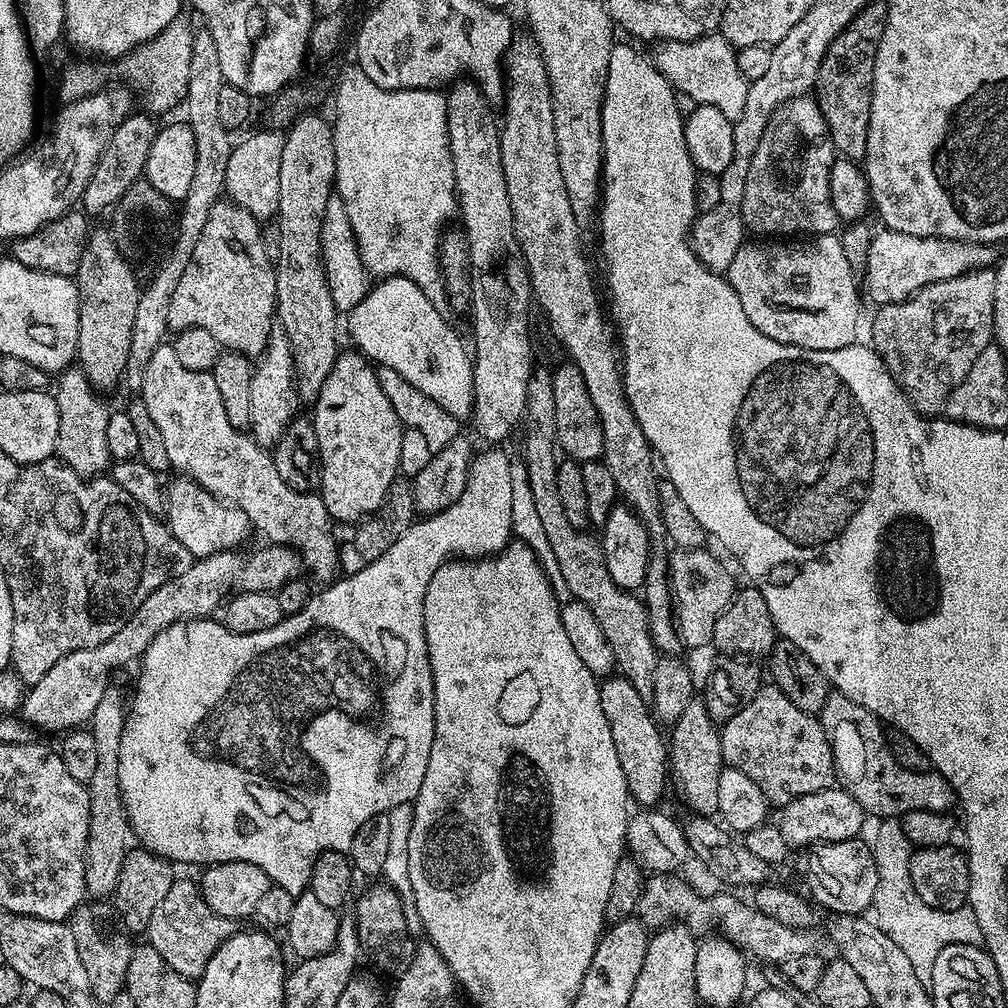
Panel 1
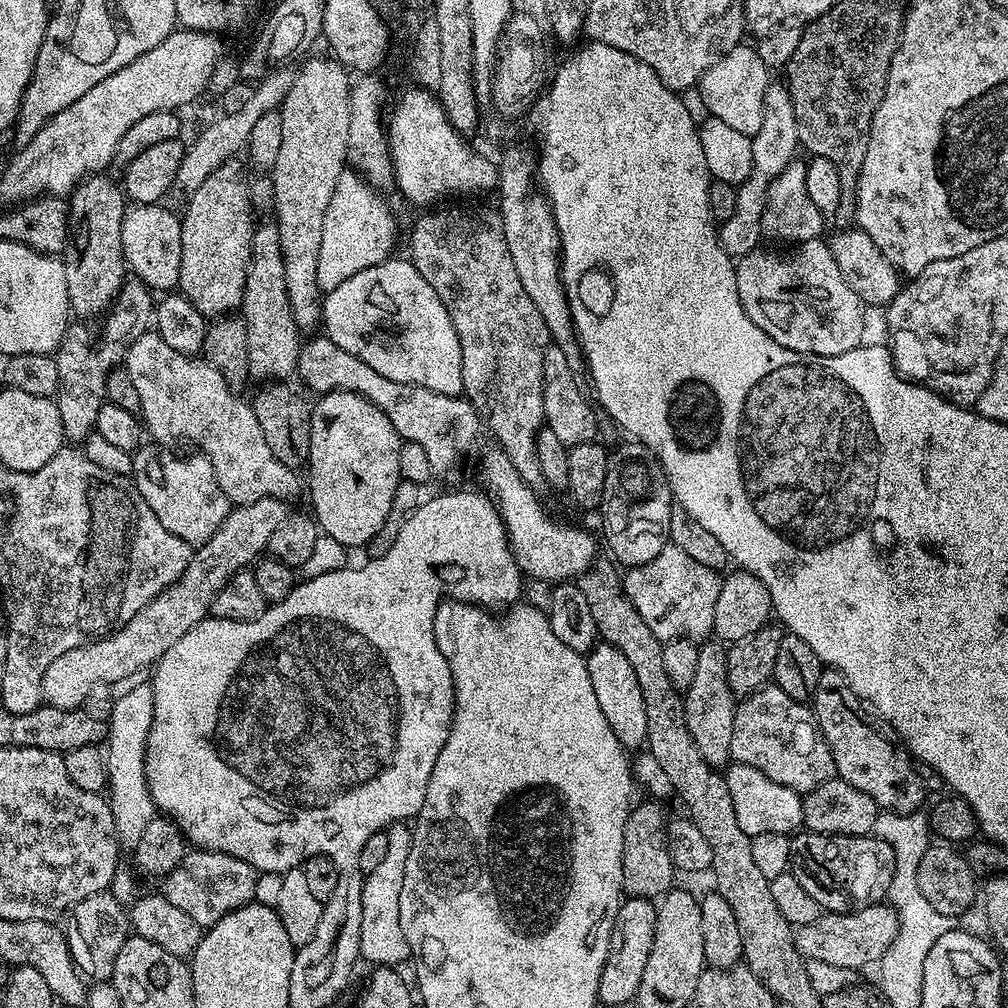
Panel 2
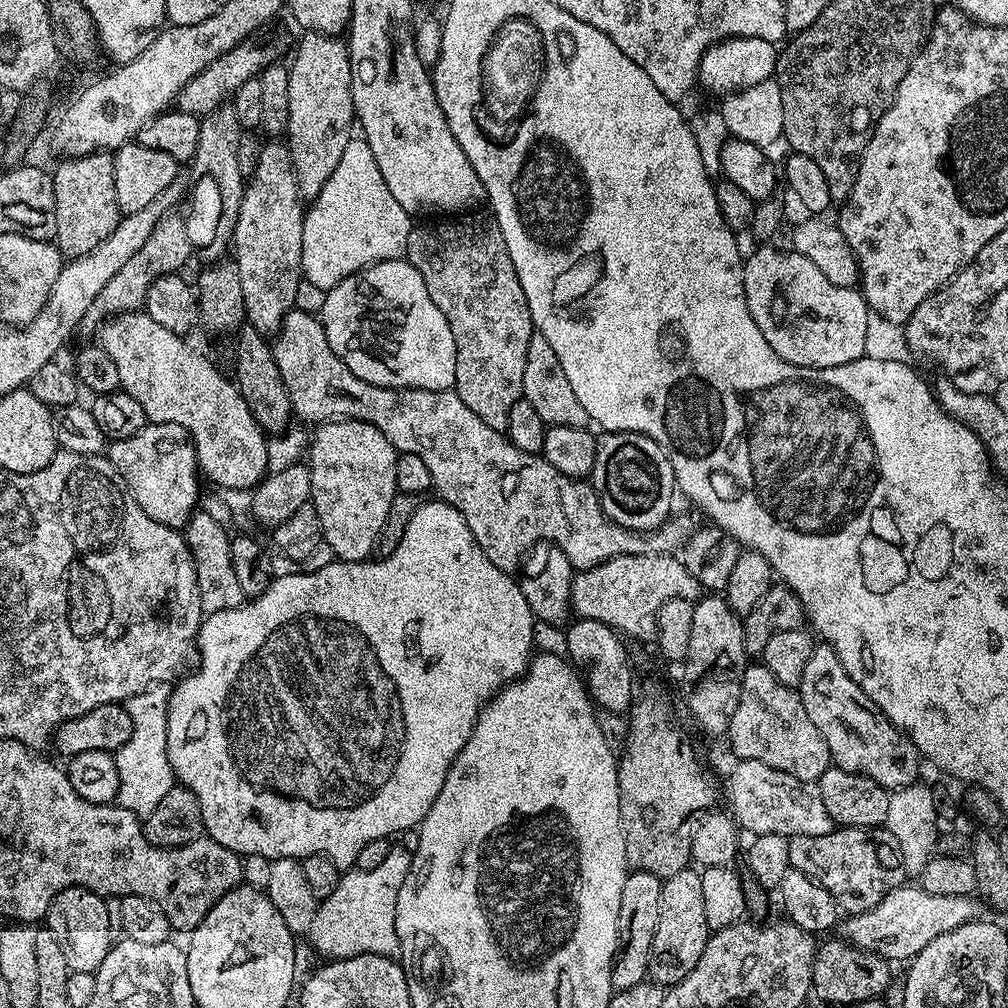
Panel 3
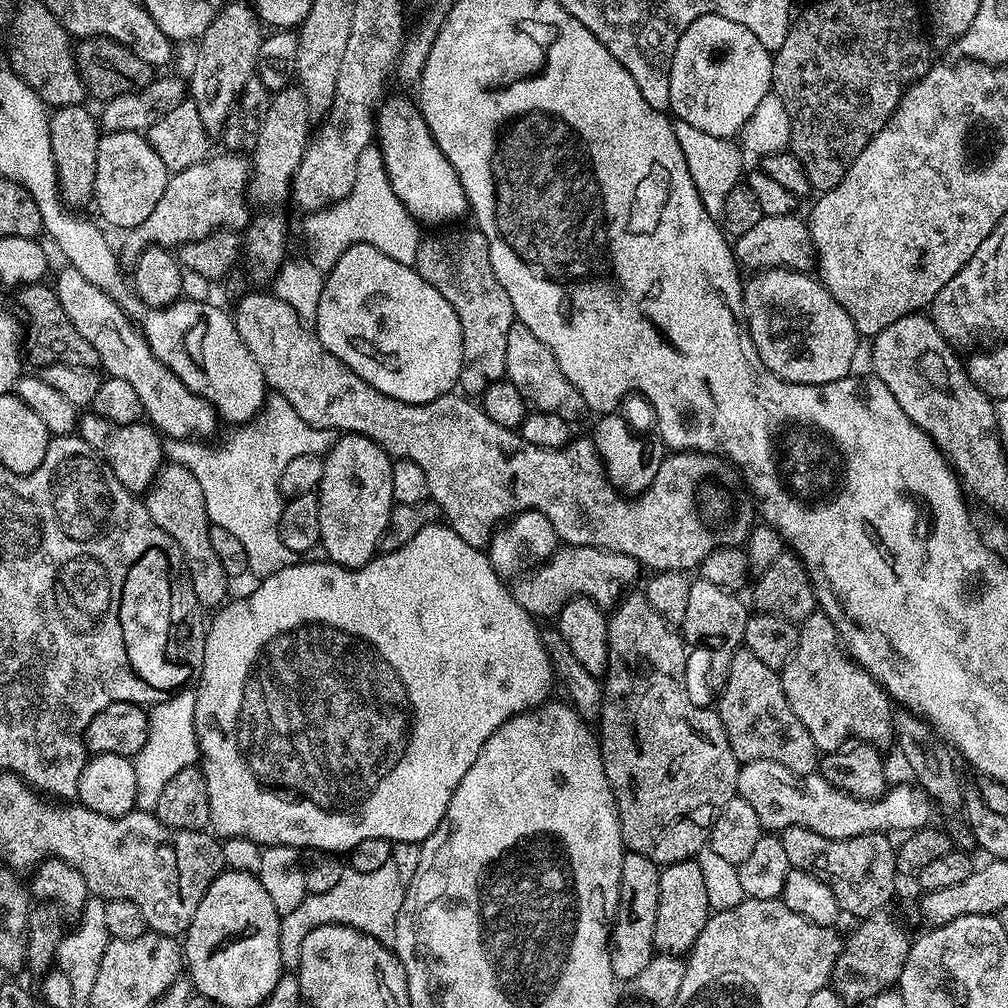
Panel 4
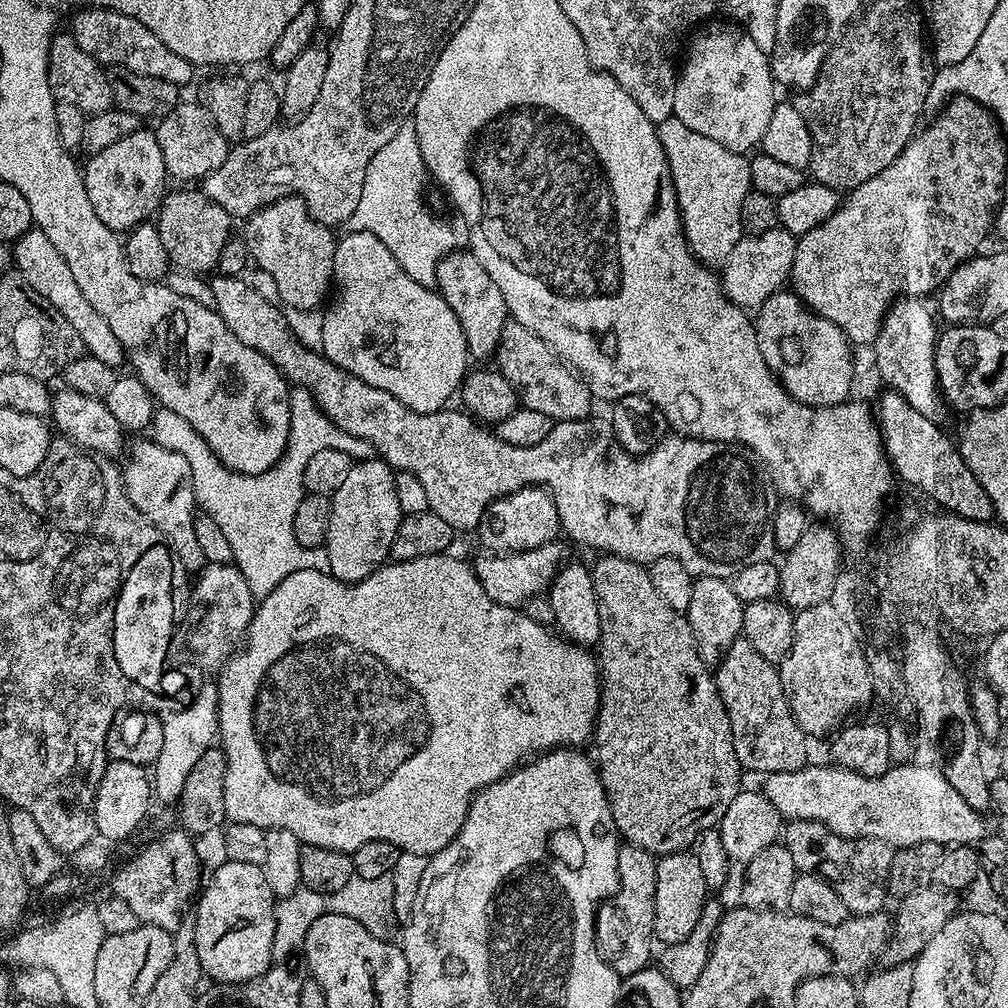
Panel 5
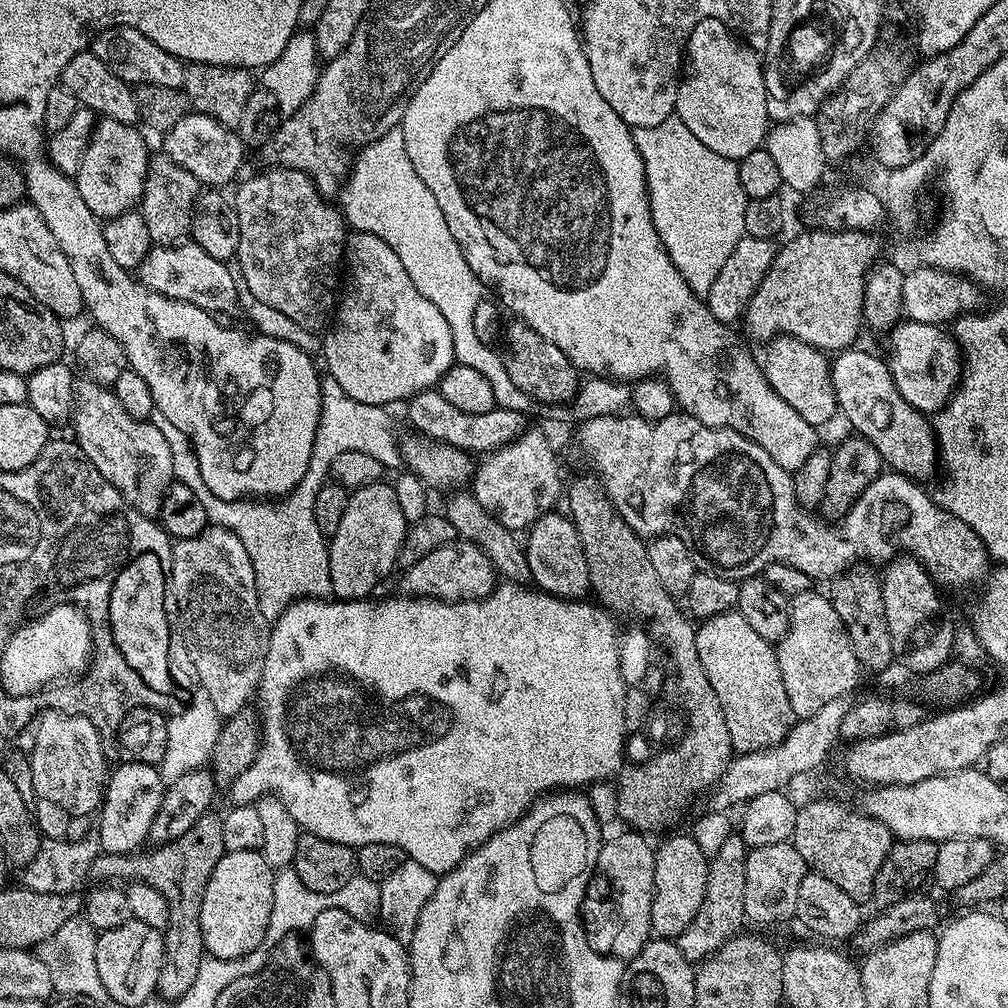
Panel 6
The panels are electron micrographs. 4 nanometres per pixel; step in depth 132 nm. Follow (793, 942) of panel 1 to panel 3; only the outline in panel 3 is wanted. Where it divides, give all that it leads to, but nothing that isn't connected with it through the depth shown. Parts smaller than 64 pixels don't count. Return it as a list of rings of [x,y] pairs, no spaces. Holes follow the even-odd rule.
[[[901,886],[890,890],[878,906],[865,912],[849,915],[843,921],[843,939],[855,948],[873,952],[889,962],[895,960],[911,961],[934,938],[946,934],[963,924],[971,924],[977,919],[981,901],[975,895],[951,896],[950,894],[930,894],[919,886]]]

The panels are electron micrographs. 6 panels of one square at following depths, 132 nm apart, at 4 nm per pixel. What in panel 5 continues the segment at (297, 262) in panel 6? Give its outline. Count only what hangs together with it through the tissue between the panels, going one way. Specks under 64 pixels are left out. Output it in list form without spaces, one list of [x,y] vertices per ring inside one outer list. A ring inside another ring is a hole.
[[[295,194],[281,195],[280,199],[264,205],[247,217],[245,224],[248,225],[244,228],[242,242],[248,247],[251,263],[257,264],[272,279],[280,295],[279,303],[289,304],[292,308],[319,309],[333,283],[332,267],[337,242],[337,237],[332,236],[333,229],[316,221],[302,197]]]

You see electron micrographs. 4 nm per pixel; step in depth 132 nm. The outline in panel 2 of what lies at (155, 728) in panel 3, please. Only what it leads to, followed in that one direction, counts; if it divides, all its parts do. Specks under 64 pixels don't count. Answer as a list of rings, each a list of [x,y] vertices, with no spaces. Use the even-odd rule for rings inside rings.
[[[148,682],[126,689],[113,702],[112,713],[106,716],[107,801],[114,814],[116,836],[124,846],[136,845],[138,838],[142,838],[142,830],[146,830],[146,825],[158,812],[146,782],[146,762],[144,761],[153,716],[154,694],[151,683]]]

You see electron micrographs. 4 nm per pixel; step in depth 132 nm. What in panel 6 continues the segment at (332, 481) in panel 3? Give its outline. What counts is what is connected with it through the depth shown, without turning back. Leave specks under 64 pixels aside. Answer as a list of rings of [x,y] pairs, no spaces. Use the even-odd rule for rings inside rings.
[[[385,483],[385,484],[384,484]],[[391,483],[363,484],[348,497],[346,511],[338,530],[328,544],[328,565],[332,596],[338,600],[362,600],[372,592],[397,567],[400,547],[408,532],[408,520],[402,518],[398,498]]]

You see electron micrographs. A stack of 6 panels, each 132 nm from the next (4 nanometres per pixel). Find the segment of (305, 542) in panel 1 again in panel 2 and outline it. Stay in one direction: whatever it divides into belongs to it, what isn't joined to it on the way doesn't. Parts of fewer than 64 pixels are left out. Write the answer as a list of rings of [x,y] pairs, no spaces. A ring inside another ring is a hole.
[[[149,330],[144,336],[139,336],[128,345],[128,350],[124,354],[123,368],[130,374],[130,378],[134,378],[134,387],[138,390],[138,398],[140,399],[139,415],[142,417],[143,427],[146,429],[153,441],[159,442],[164,446],[175,445],[175,440],[189,440],[192,446],[195,446],[204,455],[210,458],[210,462],[214,466],[214,474],[218,478],[218,486],[222,486],[222,490],[228,495],[229,501],[233,505],[249,504],[250,502],[258,502],[258,498],[278,498],[285,502],[291,501],[291,496],[296,496],[302,492],[302,480],[298,477],[297,469],[286,466],[282,462],[278,462],[278,458],[274,458],[274,453],[270,451],[270,445],[266,443],[266,438],[262,434],[262,426],[258,426],[258,418],[254,414],[251,403],[247,399],[243,400],[240,394],[237,394],[233,388],[226,386],[226,382],[222,378],[222,374],[218,374],[218,370],[214,366],[210,366],[207,360],[200,356],[187,356],[186,354],[178,354],[178,350],[166,346],[166,342],[162,342],[162,338],[156,335],[155,331]]]

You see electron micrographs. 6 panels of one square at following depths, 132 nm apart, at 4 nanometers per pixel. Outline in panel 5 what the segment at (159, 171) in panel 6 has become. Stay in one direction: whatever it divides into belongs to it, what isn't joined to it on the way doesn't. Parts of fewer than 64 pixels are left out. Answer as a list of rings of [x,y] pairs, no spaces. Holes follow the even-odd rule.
[[[196,190],[196,192],[172,192],[169,191],[165,195],[159,209],[158,217],[155,221],[156,228],[162,234],[162,246],[166,246],[166,254],[168,255],[169,265],[181,268],[184,272],[208,272],[211,273],[213,269],[220,263],[220,255],[228,241],[233,239],[234,232],[232,232],[232,224],[234,218],[222,206],[218,206],[212,200],[204,195],[203,191]]]

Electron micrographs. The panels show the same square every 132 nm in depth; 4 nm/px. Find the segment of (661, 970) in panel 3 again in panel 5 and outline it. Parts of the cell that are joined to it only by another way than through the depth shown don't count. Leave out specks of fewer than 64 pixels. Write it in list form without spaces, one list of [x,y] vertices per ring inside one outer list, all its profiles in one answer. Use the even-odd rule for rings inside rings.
[[[695,851],[671,852],[656,861],[656,889],[654,890],[654,936],[661,945],[682,942],[698,926],[704,905],[710,899],[706,878],[702,878],[702,866],[698,866]]]

